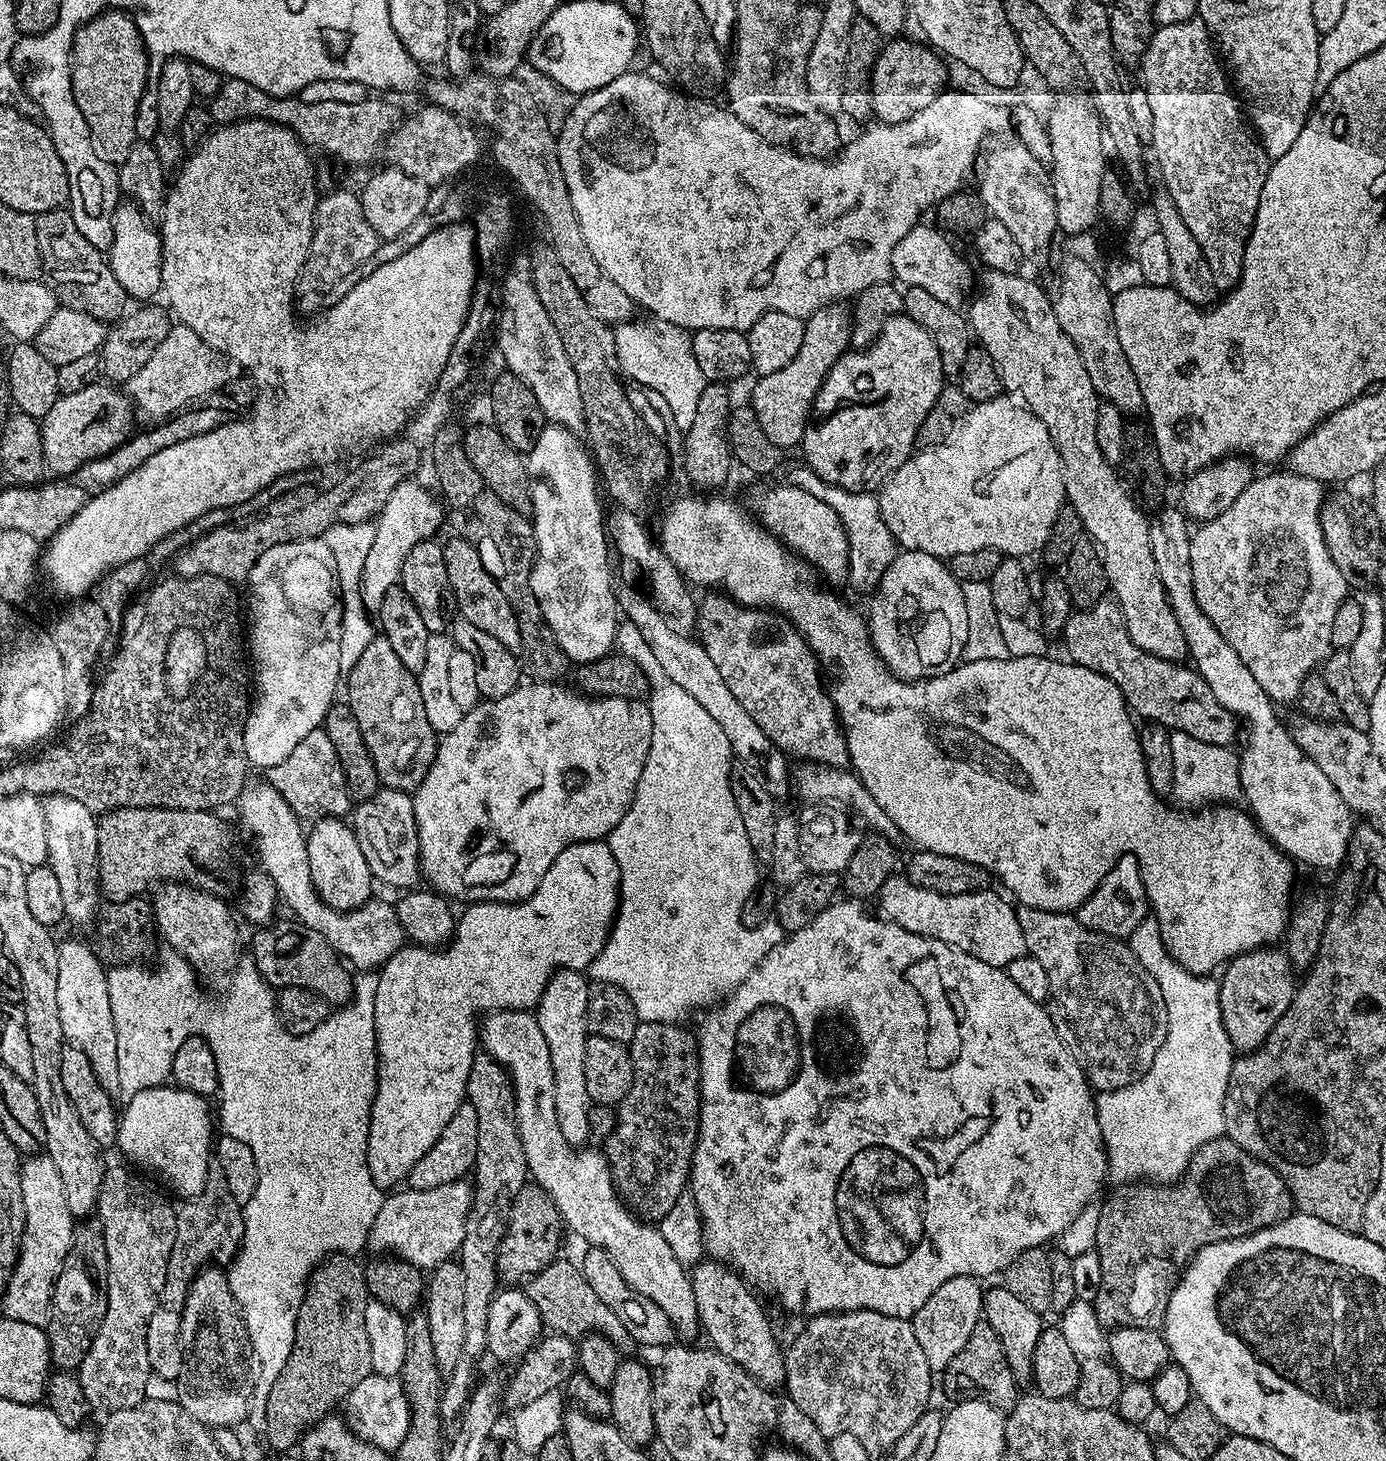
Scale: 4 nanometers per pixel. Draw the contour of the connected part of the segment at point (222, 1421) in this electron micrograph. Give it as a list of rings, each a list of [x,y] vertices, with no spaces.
[[[205,1266],[192,1279],[180,1317],[180,1348],[184,1352],[184,1369],[175,1381],[178,1403],[192,1418],[213,1430],[245,1423],[254,1391],[253,1377],[248,1377],[250,1345],[223,1267]]]

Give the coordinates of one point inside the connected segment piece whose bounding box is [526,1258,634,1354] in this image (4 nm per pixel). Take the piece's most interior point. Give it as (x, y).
(566, 1302)

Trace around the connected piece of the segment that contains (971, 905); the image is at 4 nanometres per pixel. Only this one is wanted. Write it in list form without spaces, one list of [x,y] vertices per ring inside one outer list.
[[[893,874],[879,890],[879,911],[913,934],[932,936],[935,940],[946,942],[952,948],[986,962],[986,966],[1007,969],[1014,958],[1025,956],[1028,947],[1017,909],[1012,909],[998,893],[992,891],[938,894],[910,883],[907,875]]]

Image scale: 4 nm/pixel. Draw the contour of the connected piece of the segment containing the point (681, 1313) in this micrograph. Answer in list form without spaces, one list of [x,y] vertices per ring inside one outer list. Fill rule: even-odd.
[[[514,1008],[489,1012],[479,1025],[478,1040],[483,1051],[507,1069],[508,1075],[512,1078],[512,1092],[516,1096],[516,1125],[522,1150],[526,1154],[528,1171],[531,1179],[548,1191],[556,1203],[563,1223],[565,1225],[568,1223],[585,1240],[585,1245],[603,1248],[604,1253],[614,1262],[614,1266],[618,1266],[622,1278],[626,1278],[626,1282],[631,1288],[638,1290],[638,1294],[650,1298],[650,1302],[654,1302],[662,1310],[662,1314],[670,1318],[670,1322],[681,1337],[699,1333],[702,1328],[700,1314],[694,1302],[689,1269],[678,1262],[674,1250],[660,1233],[659,1227],[641,1220],[622,1199],[616,1190],[616,1184],[612,1181],[612,1171],[603,1151],[596,1149],[595,1152],[592,1146],[574,1150],[573,1145],[566,1142],[556,1113],[556,1083],[550,1062],[550,1046],[546,1046],[546,1037],[542,1035],[542,1026],[538,1026],[535,1015],[531,1011]]]

